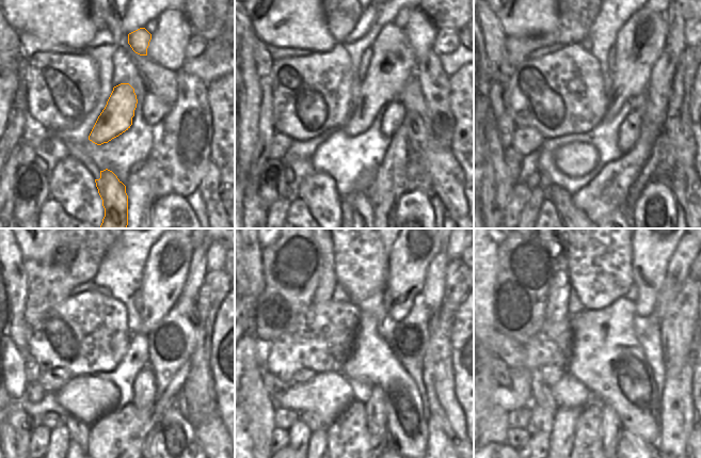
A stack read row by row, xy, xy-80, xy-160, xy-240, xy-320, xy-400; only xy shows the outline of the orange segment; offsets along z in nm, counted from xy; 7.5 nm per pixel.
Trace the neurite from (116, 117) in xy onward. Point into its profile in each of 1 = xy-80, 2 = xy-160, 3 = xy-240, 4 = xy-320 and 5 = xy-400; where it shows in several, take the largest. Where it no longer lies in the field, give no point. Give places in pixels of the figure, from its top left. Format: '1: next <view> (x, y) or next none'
1: next xy-80 (393, 61)
2: next xy-160 (640, 42)
3: next xy-240 (168, 265)
4: next xy-320 (413, 251)
5: next xy-400 (652, 250)

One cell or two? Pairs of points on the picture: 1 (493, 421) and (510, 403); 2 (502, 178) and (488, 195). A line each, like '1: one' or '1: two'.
1: two
2: two

